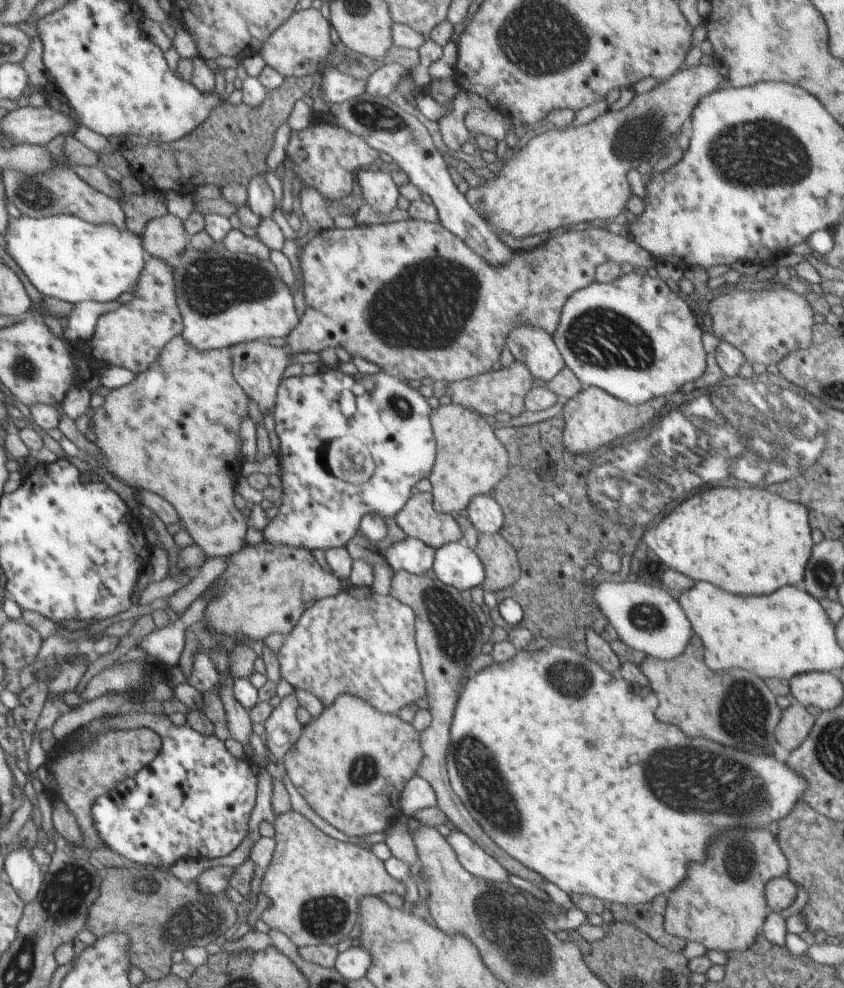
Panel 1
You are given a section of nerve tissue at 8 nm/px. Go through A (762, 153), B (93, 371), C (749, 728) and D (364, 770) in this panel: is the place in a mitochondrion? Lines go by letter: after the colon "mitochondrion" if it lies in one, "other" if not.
A: mitochondrion
B: other
C: mitochondrion
D: mitochondrion

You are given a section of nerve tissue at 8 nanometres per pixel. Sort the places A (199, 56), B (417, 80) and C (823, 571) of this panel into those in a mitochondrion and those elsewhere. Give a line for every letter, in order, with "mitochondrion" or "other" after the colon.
A: other
B: other
C: mitochondrion

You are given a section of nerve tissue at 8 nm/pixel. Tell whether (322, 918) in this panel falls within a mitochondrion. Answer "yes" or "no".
yes

